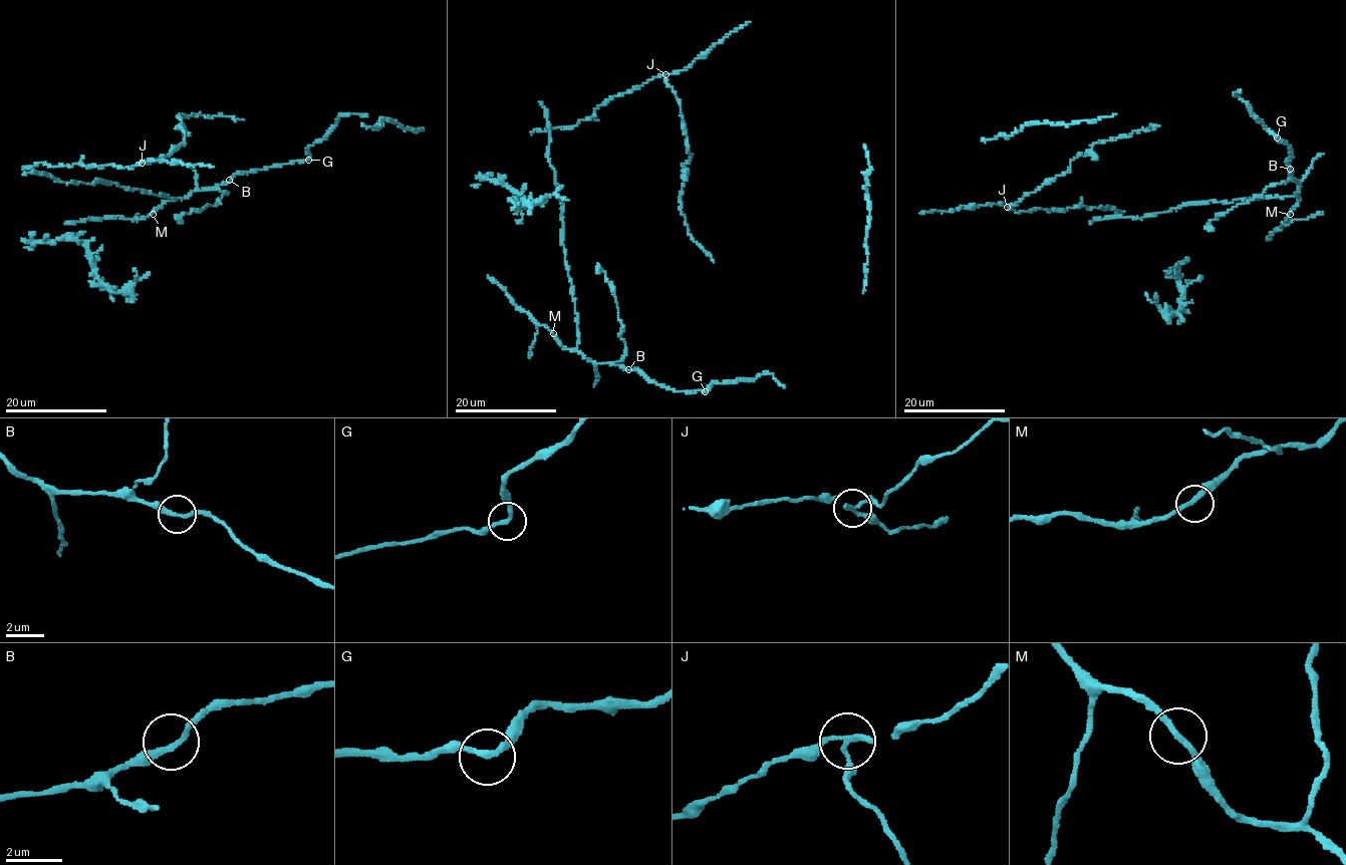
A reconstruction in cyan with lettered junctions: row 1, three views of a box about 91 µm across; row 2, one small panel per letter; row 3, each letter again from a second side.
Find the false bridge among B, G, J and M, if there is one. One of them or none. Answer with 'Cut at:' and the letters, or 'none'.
Cut at: J

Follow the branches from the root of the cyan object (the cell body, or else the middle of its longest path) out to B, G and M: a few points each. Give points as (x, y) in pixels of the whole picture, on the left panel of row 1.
B: (151, 193), (176, 201), (229, 180)
G: (151, 193), (176, 201), (194, 192), (216, 188), (240, 174), (308, 160)
M: (151, 193), (177, 200), (168, 200), (153, 214)

